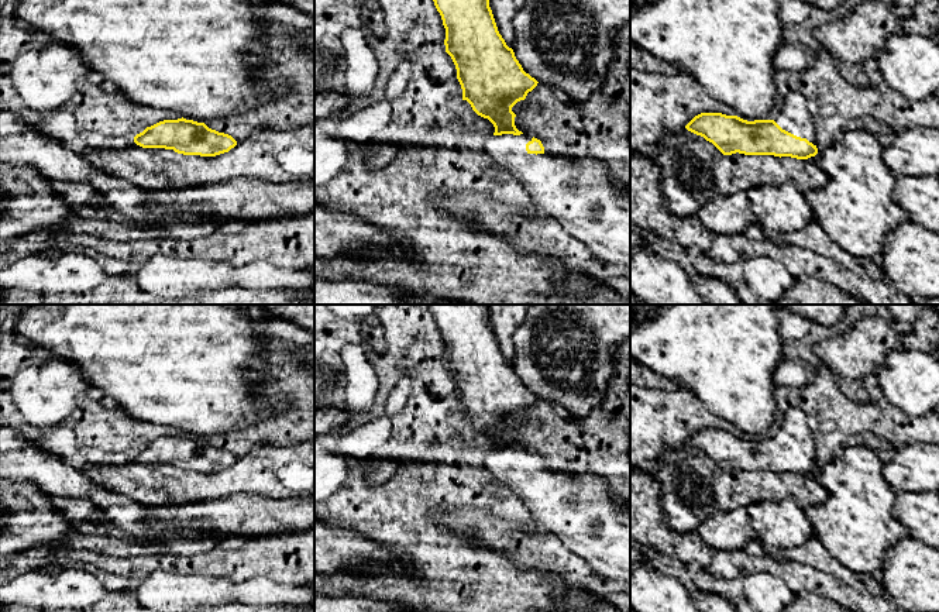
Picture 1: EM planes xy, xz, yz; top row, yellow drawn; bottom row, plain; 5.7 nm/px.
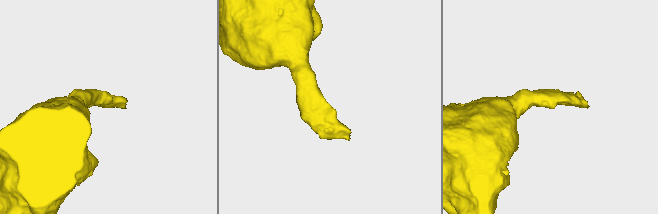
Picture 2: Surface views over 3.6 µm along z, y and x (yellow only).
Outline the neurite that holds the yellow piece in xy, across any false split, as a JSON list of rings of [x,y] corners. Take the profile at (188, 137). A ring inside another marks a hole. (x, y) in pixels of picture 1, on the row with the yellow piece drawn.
[[[183,117],[147,127],[134,137],[134,142],[142,148],[165,148],[183,155],[200,157],[216,157],[237,145],[231,135]]]

